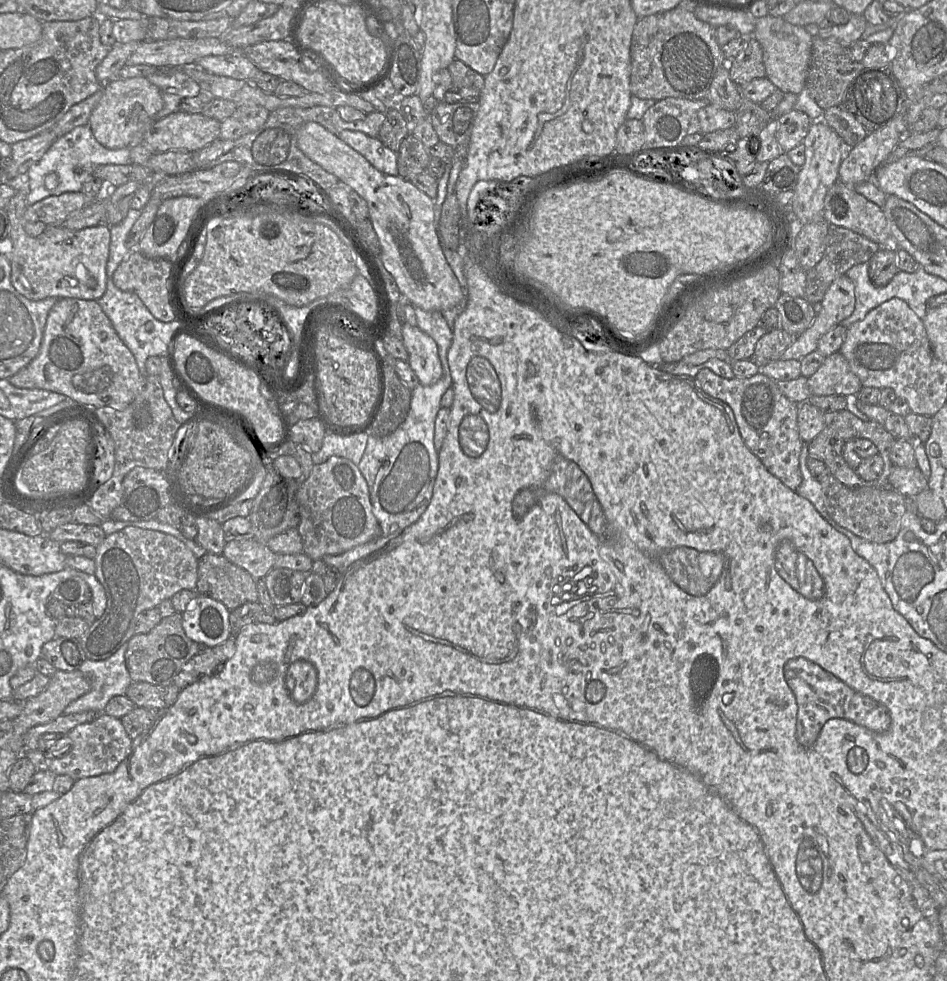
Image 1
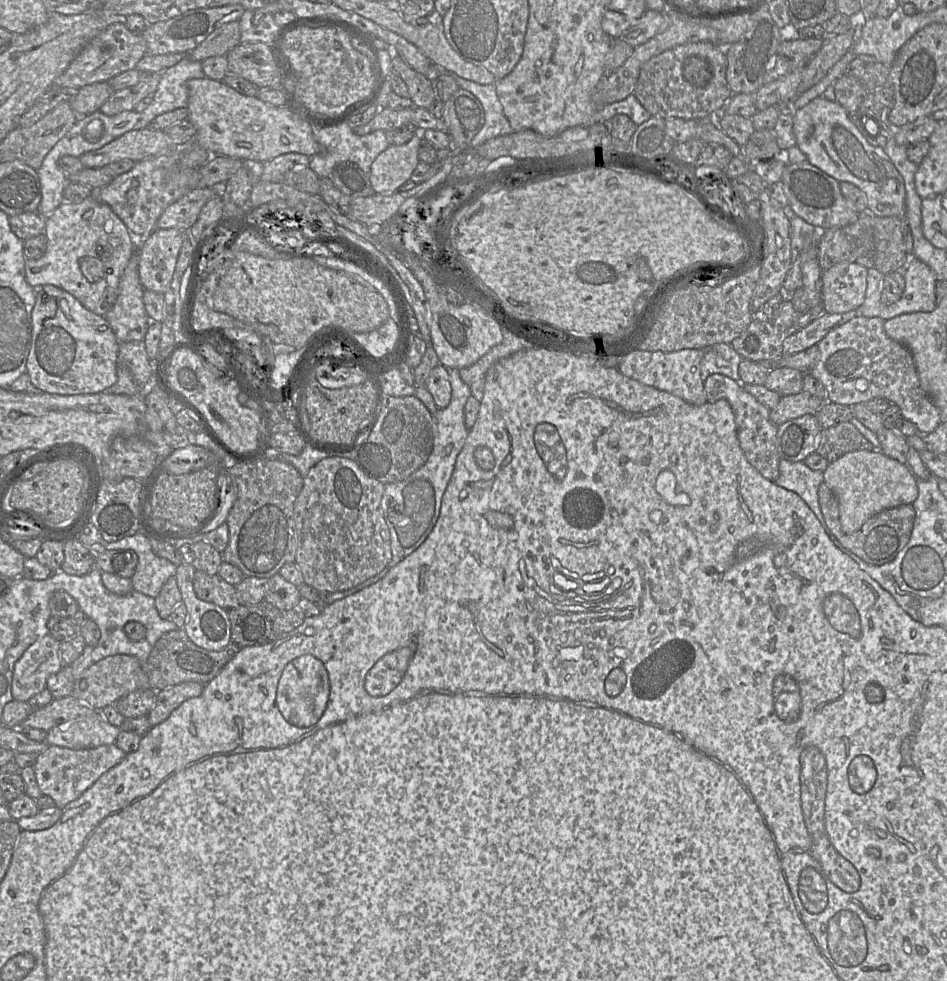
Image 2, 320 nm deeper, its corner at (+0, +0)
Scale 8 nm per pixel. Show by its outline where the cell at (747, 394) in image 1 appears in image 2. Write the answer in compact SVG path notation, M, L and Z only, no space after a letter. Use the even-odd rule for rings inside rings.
M712 374L704 381L707 402L725 399L730 404L736 422L740 447L749 461L766 479L774 482L779 475L780 455L777 448L778 426L770 420L770 409L744 390L738 383L722 374Z

